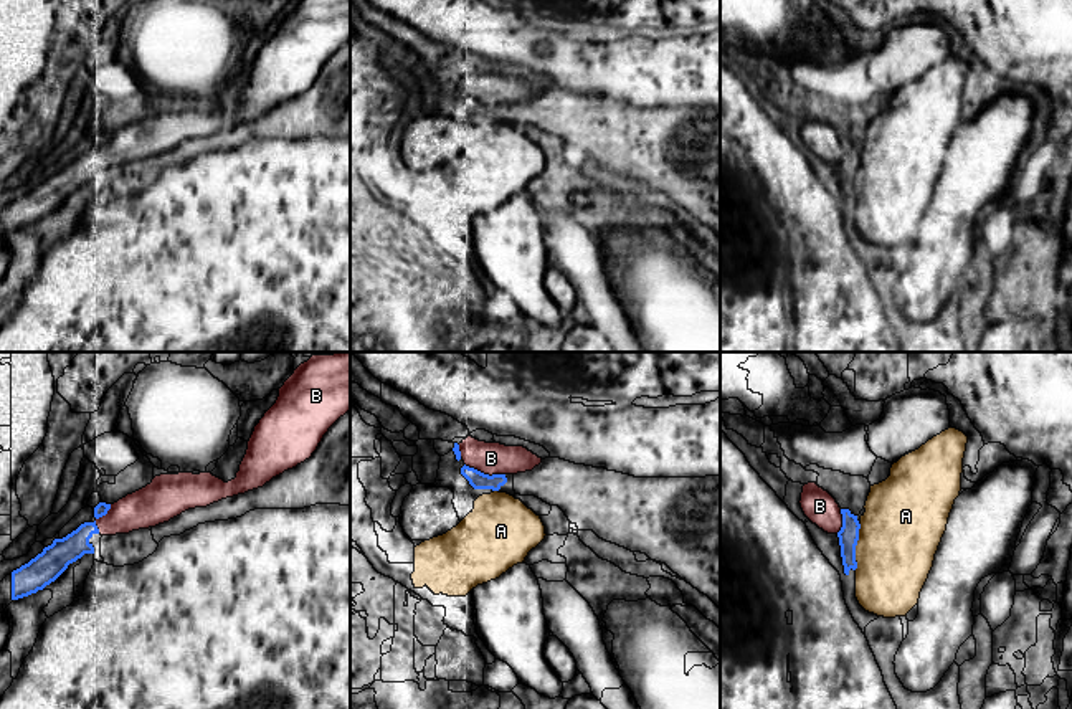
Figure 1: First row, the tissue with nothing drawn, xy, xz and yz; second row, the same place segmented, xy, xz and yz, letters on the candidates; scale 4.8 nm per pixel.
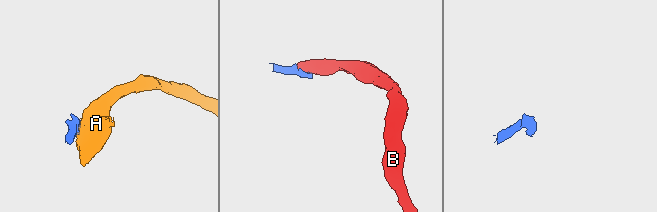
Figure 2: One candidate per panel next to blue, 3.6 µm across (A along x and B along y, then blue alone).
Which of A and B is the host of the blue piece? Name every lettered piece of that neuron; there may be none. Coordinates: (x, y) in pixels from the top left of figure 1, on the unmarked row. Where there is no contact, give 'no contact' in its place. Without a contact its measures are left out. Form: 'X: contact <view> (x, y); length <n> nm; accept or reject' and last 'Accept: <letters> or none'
A: contact yz (854, 177); length 220 nm; reject
B: contact xz (483, 103); length 200 nm; accept
Accept: B

